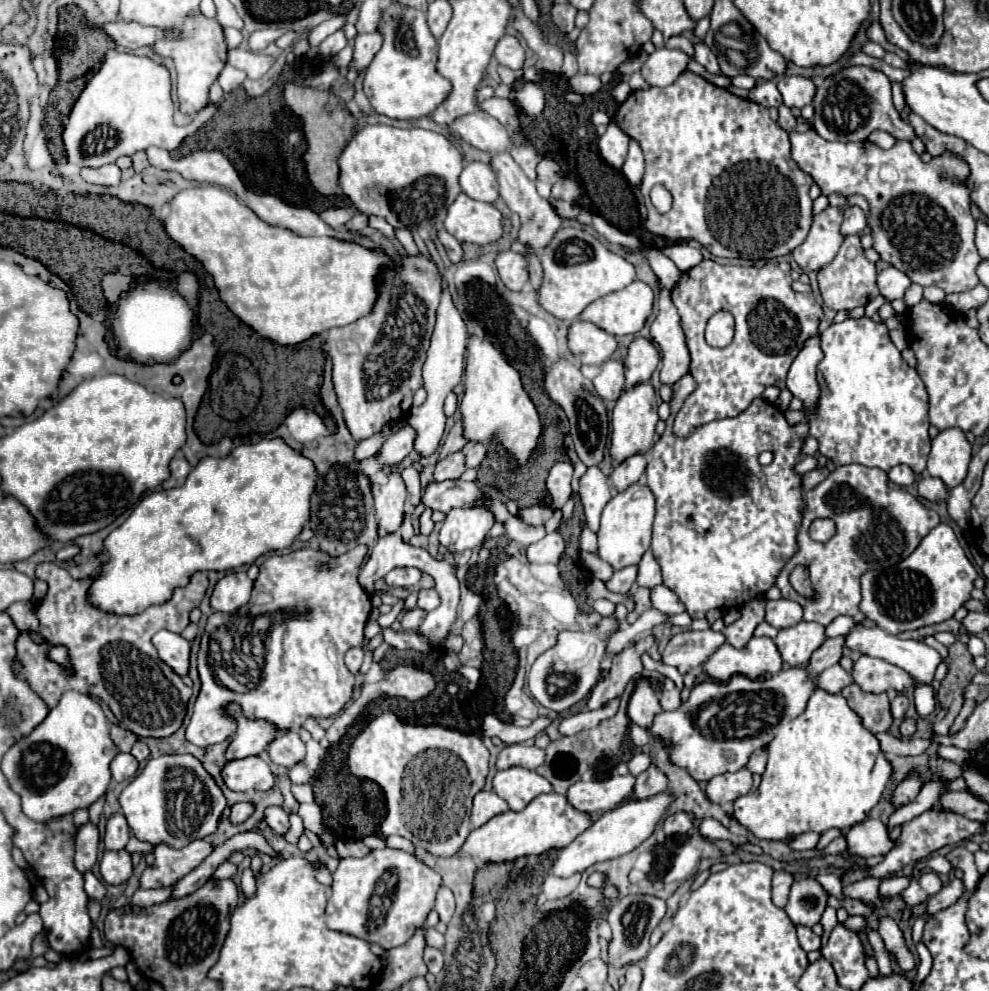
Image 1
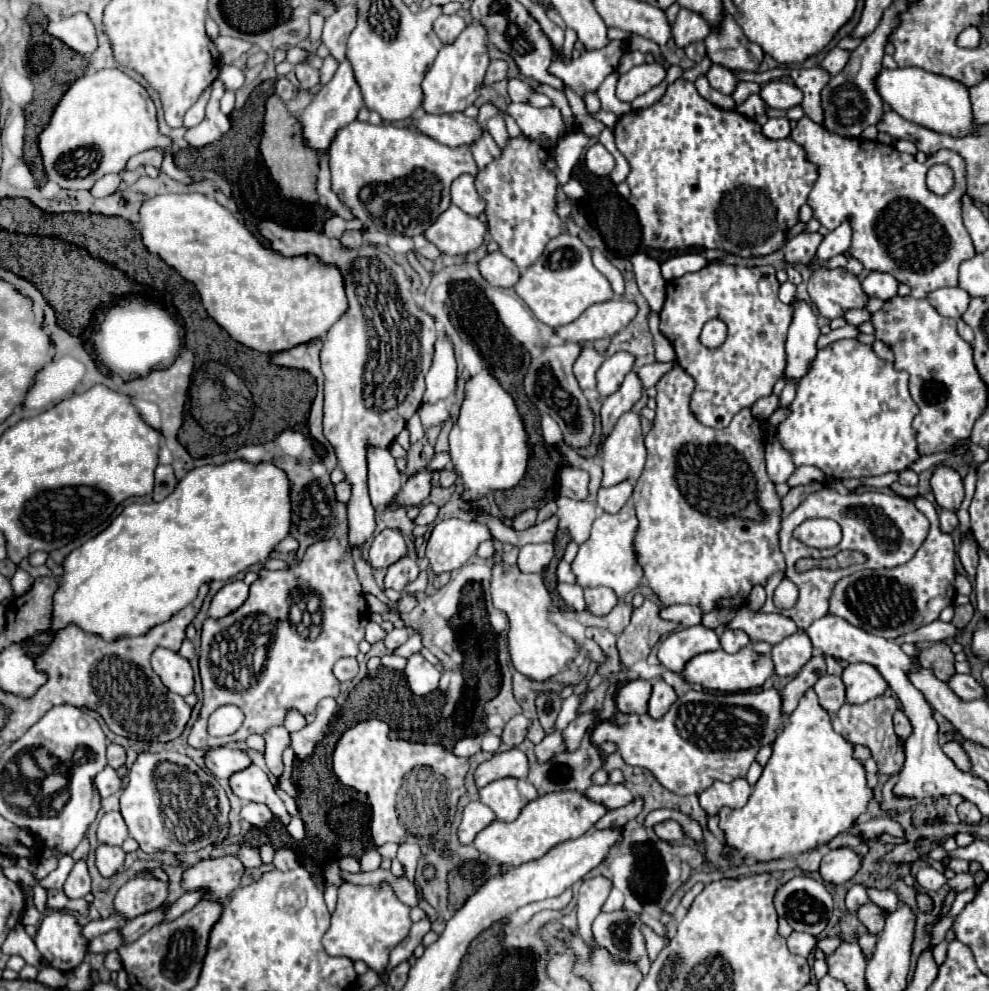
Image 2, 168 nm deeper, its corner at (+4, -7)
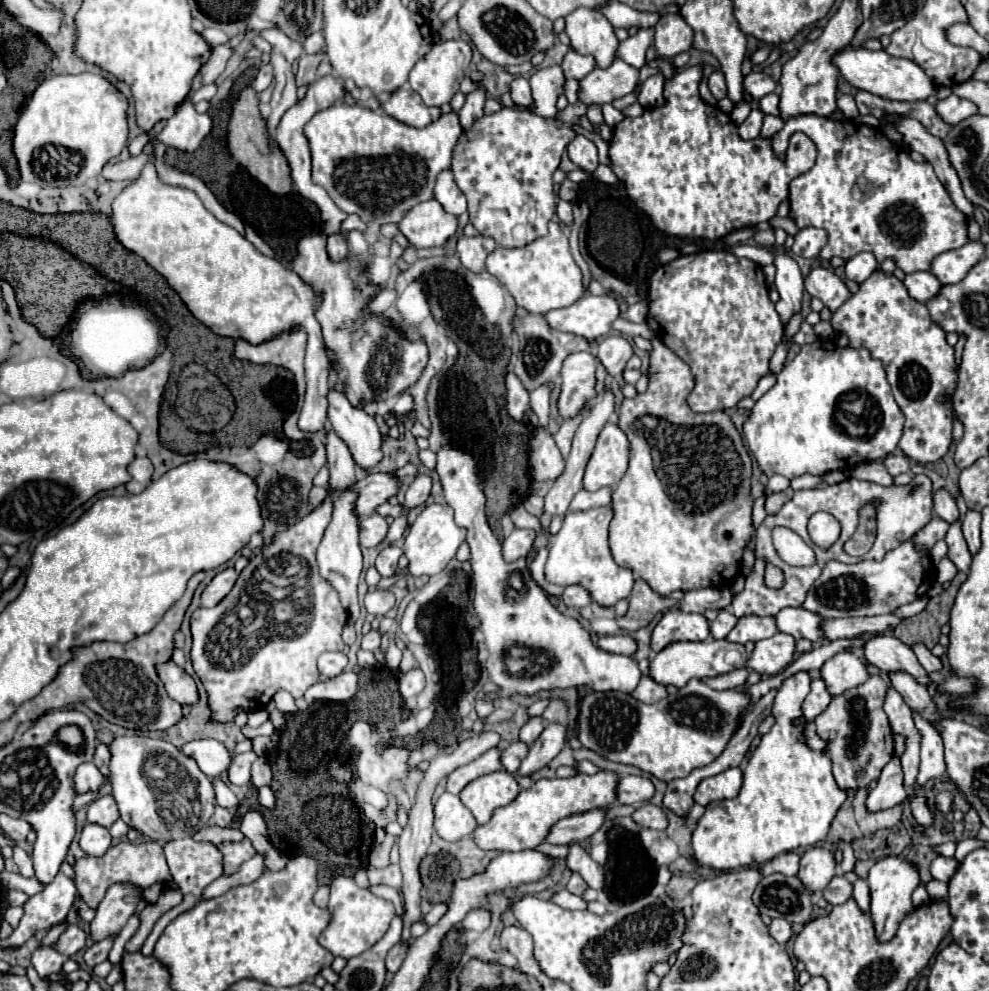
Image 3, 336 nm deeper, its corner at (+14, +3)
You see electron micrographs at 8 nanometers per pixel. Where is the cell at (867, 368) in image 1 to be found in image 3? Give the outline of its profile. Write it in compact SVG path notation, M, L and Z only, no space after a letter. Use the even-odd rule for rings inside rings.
M815 340L813 344L801 346L795 360L779 372L777 384L755 402L743 426L743 436L747 448L767 476L783 474L795 478L805 472L823 476L831 470L849 470L861 462L887 458L901 440L903 424L905 416L893 398L887 370L869 350L851 346L841 348L829 340Z

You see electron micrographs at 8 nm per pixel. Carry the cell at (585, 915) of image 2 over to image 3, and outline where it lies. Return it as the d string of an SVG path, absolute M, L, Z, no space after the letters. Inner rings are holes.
M573 874L571 880L569 880L569 884L567 884L567 890L569 890L571 894L577 894L577 896L583 896L583 892L585 892L587 888L589 888L587 882L585 882L579 874Z

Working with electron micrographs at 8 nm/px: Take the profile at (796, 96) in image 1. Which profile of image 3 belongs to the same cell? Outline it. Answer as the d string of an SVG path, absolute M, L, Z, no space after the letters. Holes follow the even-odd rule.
M751 72L749 76L745 76L745 90L755 98L755 100L761 100L763 96L771 94L777 90L777 82L765 74L765 72Z

